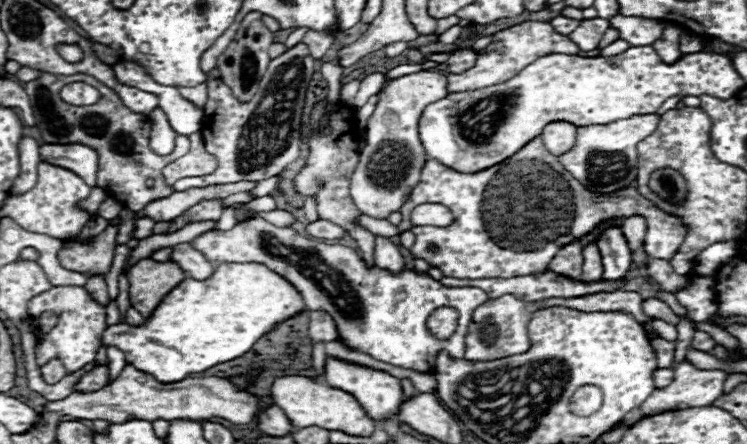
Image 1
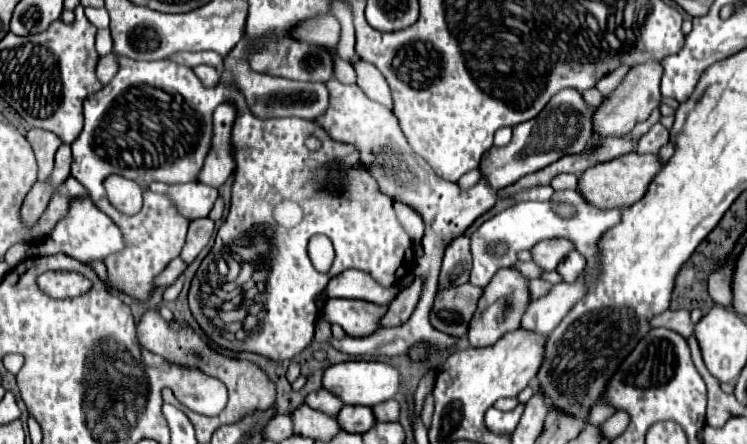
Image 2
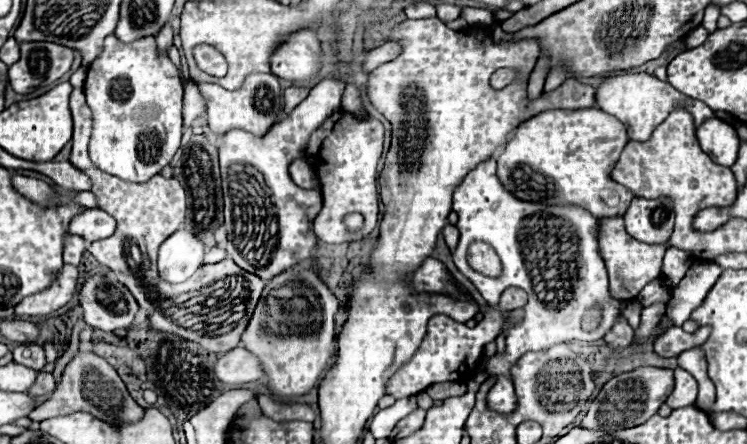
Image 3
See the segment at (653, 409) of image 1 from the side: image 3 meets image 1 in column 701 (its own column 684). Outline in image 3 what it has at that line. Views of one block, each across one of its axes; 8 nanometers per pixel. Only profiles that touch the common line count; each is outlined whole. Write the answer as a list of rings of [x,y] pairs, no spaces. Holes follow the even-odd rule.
[[[682,368],[674,370],[676,376],[676,388],[672,390],[672,394],[668,396],[666,404],[674,410],[674,408],[682,408],[682,406],[690,406],[696,402],[696,394],[698,394],[698,384],[694,380],[694,376]]]

